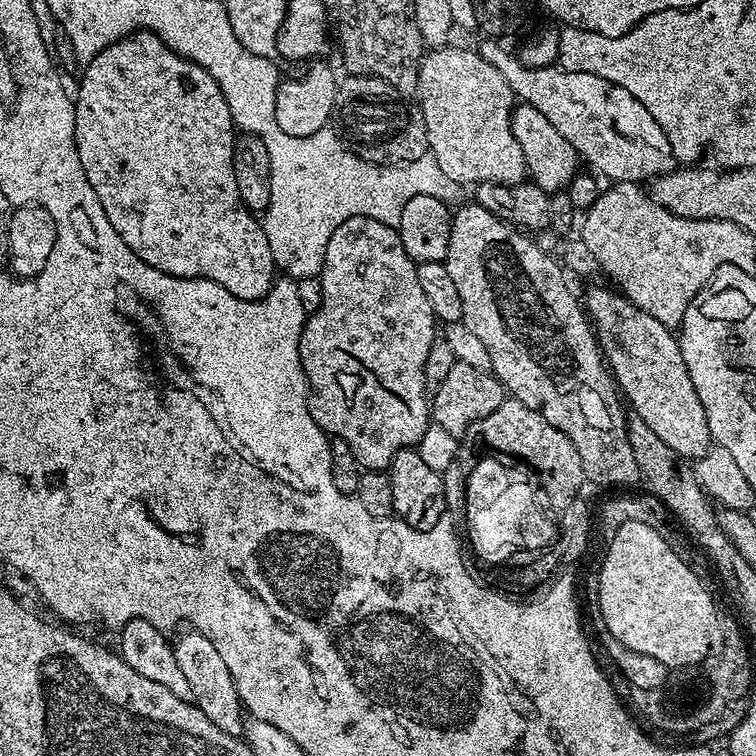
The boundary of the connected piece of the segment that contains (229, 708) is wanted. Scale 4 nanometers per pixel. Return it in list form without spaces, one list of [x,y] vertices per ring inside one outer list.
[[[184,630],[177,640],[171,645],[174,658],[178,660],[178,667],[182,674],[186,676],[186,682],[190,684],[192,691],[192,700],[197,708],[230,736],[239,737],[242,732],[242,705],[240,696],[236,692],[236,683],[234,682],[230,670],[226,670],[226,662],[218,655],[218,650],[214,647],[214,642],[206,638],[201,632],[195,630]]]

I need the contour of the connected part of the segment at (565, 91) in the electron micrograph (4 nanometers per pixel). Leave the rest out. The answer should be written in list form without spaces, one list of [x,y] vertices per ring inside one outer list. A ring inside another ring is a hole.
[[[492,38],[485,41],[484,45],[479,45],[479,54],[486,58],[486,62],[490,62],[490,66],[494,66],[494,70],[498,70],[498,74],[502,74],[502,78],[506,78],[513,97],[534,106],[534,110],[539,110],[550,121],[550,126],[554,126],[554,130],[558,130],[558,134],[562,134],[562,138],[566,138],[566,142],[574,146],[577,157],[583,163],[585,160],[593,173],[599,174],[604,180],[608,179],[608,182],[651,182],[677,167],[676,155],[672,153],[662,126],[658,126],[656,119],[648,115],[646,106],[642,106],[642,102],[638,102],[638,98],[630,94],[630,90],[622,90],[622,86],[598,78],[598,74],[568,72],[559,66],[528,68],[521,62],[519,55],[512,53],[511,56],[500,45],[503,43]]]

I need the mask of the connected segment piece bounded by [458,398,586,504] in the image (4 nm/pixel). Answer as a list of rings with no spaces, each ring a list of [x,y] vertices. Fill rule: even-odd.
[[[506,398],[494,414],[486,414],[486,418],[478,418],[466,429],[459,445],[458,463],[461,468],[468,470],[476,463],[479,450],[484,450],[494,444],[498,448],[504,448],[511,452],[524,455],[527,460],[544,472],[544,483],[548,485],[549,492],[552,492],[552,499],[558,504],[567,503],[568,497],[576,498],[579,495],[579,488],[586,484],[586,477],[582,470],[582,458],[578,458],[578,450],[574,450],[574,442],[558,430],[558,426],[550,426],[538,410],[530,410],[522,402]]]

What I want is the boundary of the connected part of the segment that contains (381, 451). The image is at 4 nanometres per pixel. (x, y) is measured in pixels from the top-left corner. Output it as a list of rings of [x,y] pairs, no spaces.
[[[351,216],[342,222],[330,234],[330,242],[326,242],[324,251],[324,264],[320,267],[320,285],[322,286],[322,302],[316,312],[305,319],[304,329],[300,335],[300,361],[304,377],[308,383],[308,412],[318,422],[318,426],[329,437],[346,442],[354,454],[357,464],[364,470],[384,470],[391,465],[392,459],[404,448],[416,446],[430,425],[430,386],[424,380],[426,370],[426,357],[430,354],[430,346],[438,338],[438,321],[436,315],[430,310],[430,302],[418,283],[418,270],[416,261],[406,254],[402,246],[399,231],[386,222],[378,222],[369,216]]]

